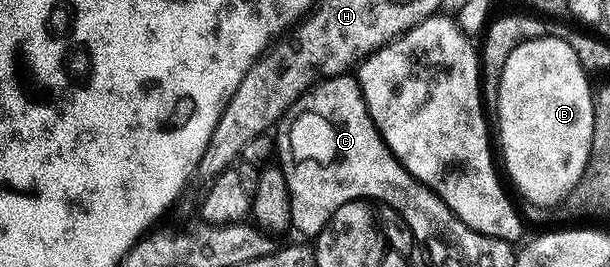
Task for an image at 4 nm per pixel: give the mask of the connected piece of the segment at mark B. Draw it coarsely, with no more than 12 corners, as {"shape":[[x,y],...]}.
{"shape":[[559,37],[520,43],[496,98],[523,202],[579,188],[594,93]]}

